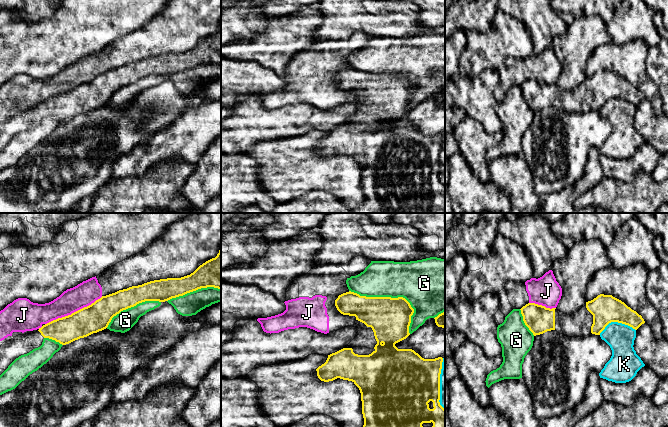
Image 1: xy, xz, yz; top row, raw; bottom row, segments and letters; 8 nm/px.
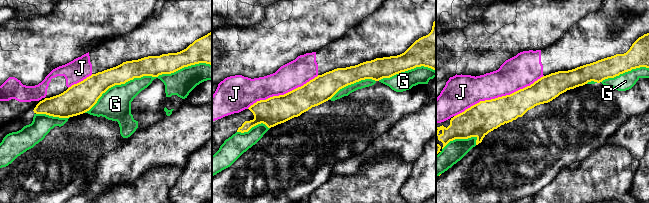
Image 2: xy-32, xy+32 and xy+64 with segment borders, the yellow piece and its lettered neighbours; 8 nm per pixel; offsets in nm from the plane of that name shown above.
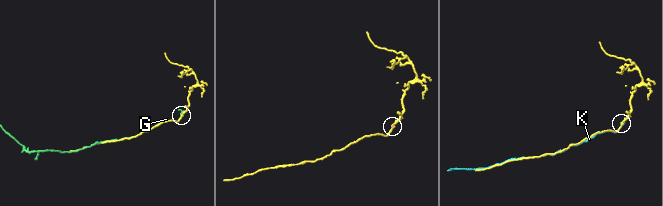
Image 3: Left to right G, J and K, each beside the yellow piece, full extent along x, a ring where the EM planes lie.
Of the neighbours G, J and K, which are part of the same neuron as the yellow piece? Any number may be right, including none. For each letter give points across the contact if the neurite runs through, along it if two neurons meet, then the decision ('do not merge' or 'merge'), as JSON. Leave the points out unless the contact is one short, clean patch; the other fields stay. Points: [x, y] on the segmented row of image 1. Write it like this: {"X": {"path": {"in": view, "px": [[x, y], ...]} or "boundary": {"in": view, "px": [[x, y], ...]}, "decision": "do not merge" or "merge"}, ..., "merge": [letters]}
{"G": {"decision": "do not merge"}, "J": {"decision": "do not merge"}, "K": {"decision": "do not merge"}, "merge": []}

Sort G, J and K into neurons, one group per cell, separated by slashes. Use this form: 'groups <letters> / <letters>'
groups G / J / K

